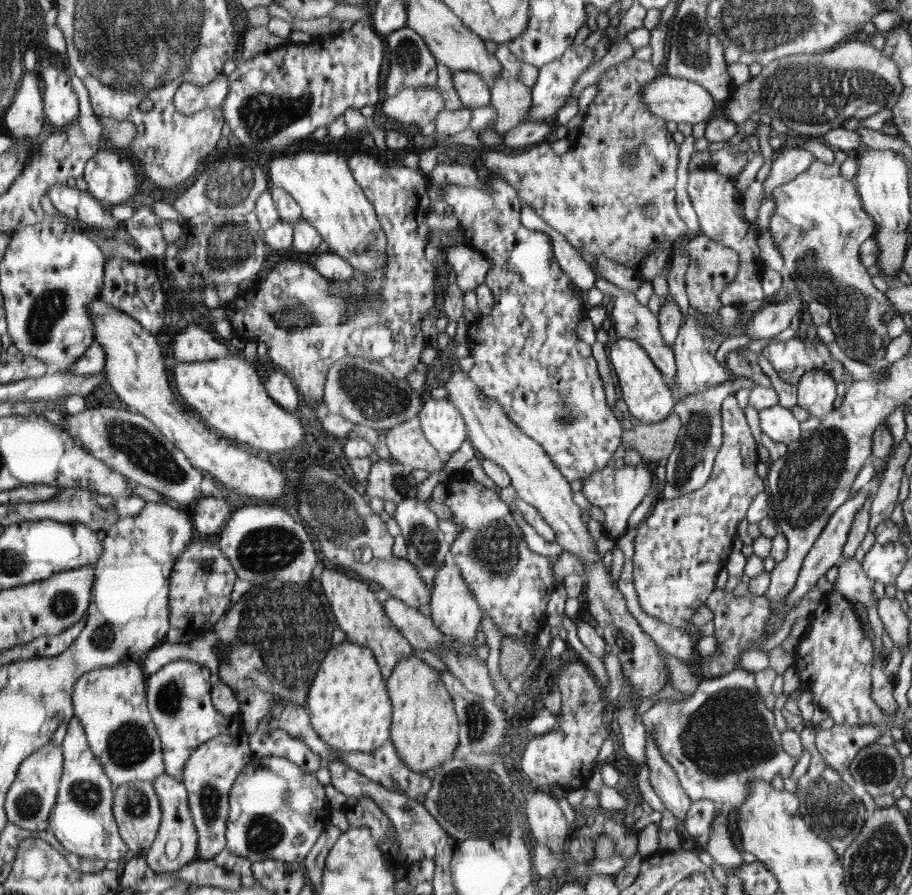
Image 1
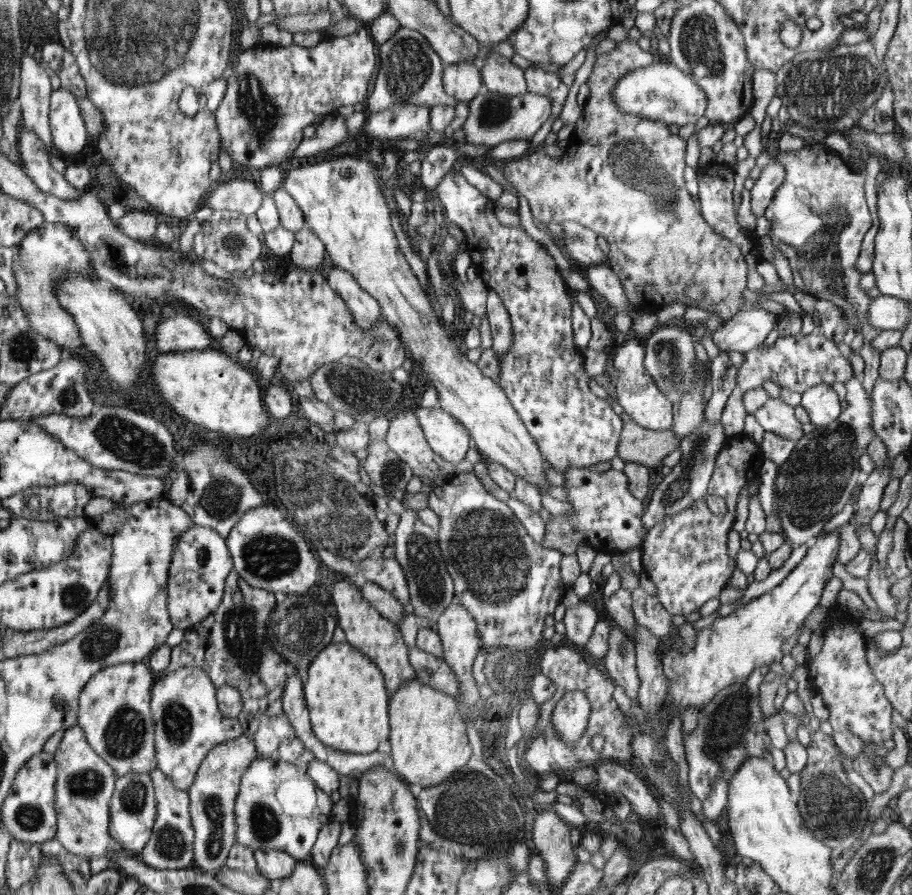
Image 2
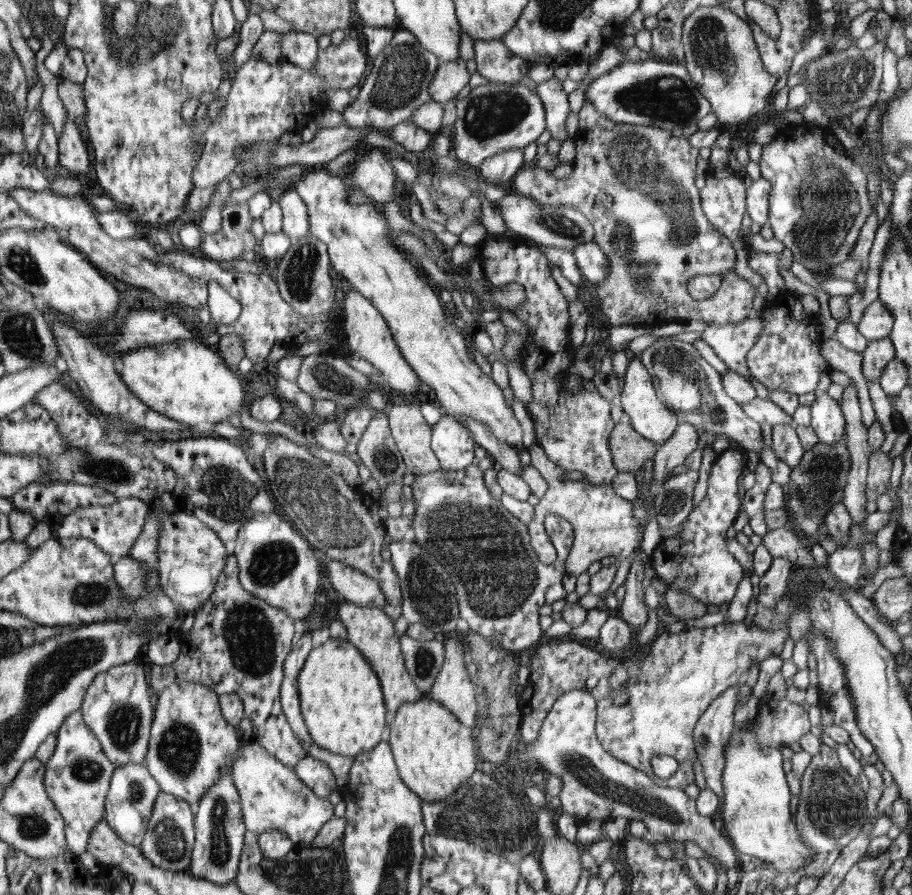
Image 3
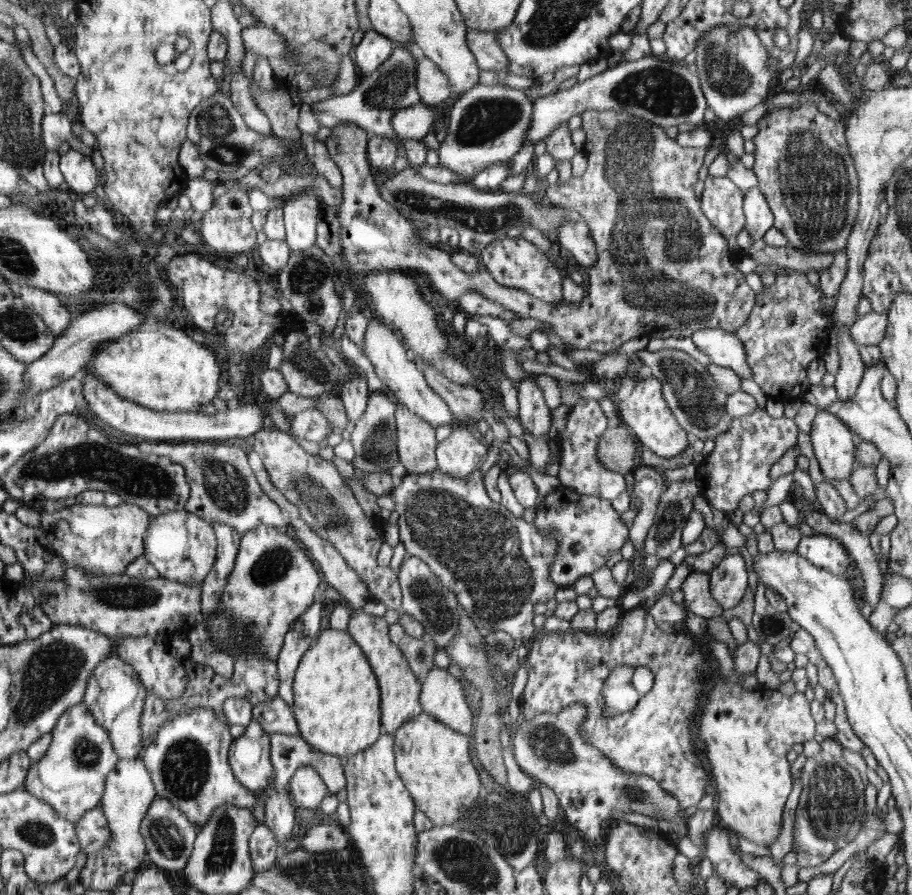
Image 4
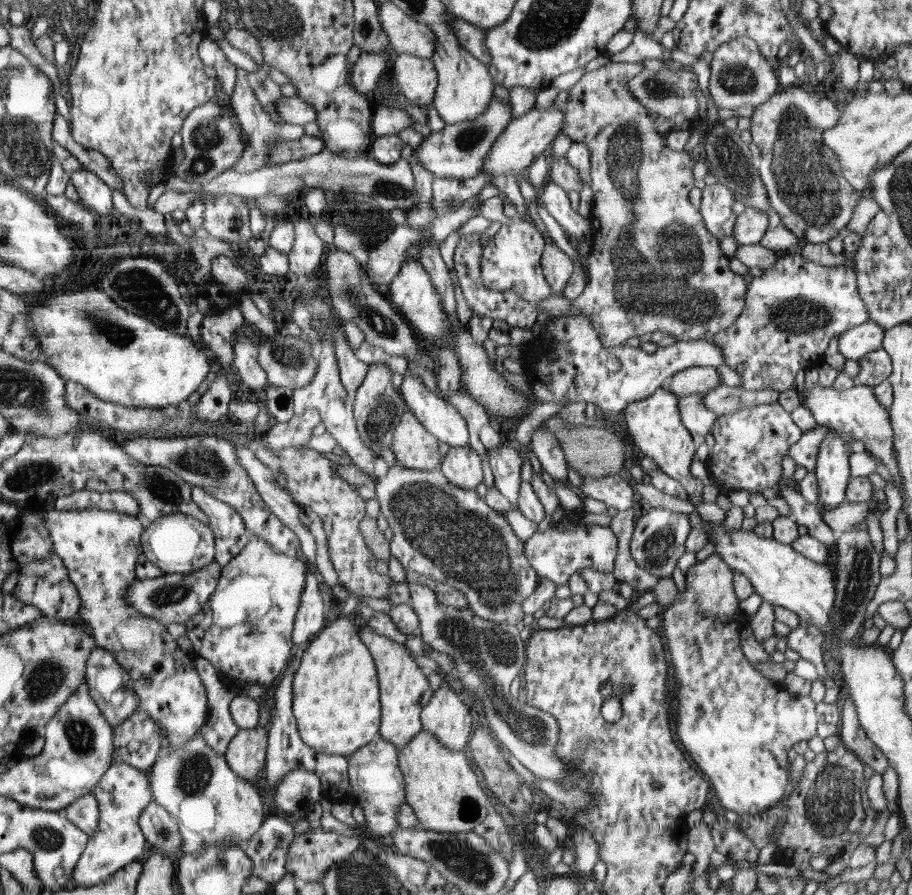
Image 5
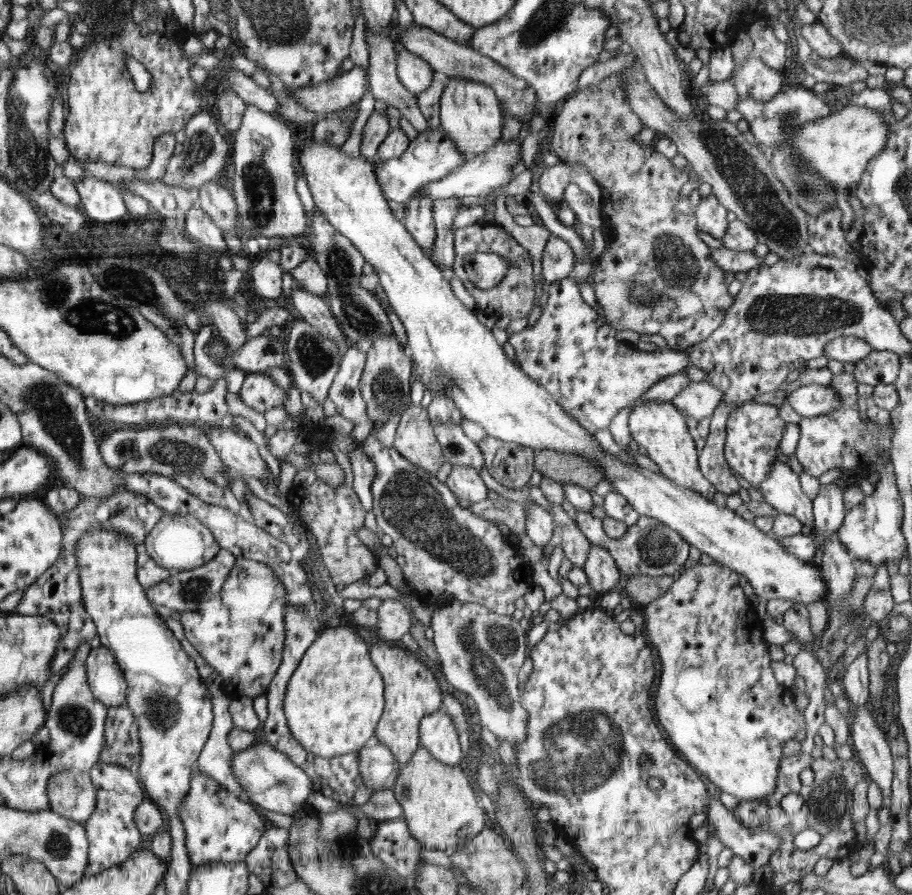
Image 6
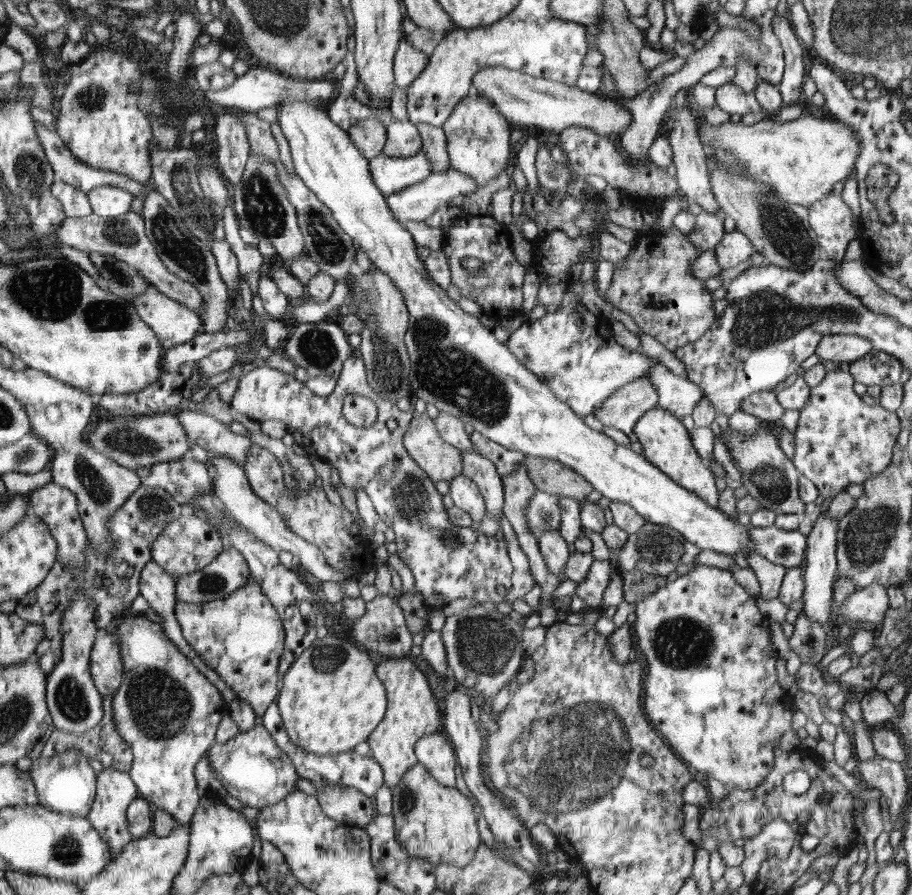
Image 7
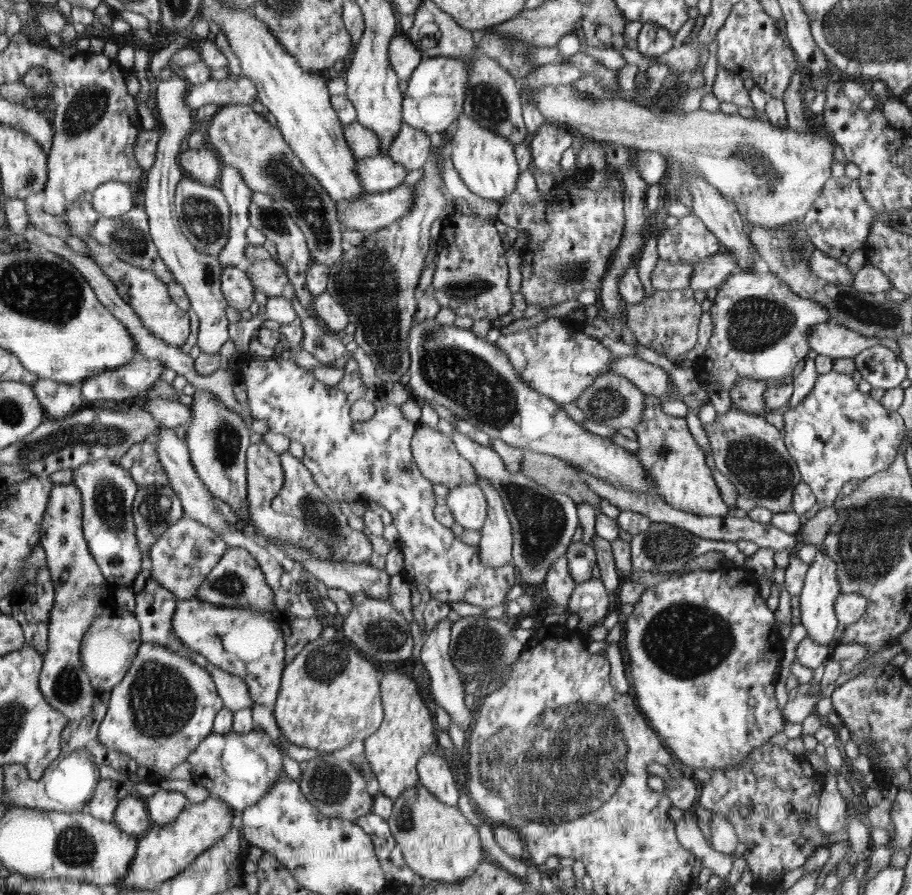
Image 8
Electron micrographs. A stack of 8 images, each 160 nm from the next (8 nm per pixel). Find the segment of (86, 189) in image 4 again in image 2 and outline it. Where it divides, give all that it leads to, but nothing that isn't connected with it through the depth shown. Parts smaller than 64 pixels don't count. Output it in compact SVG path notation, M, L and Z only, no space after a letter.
M64 86L51 92L49 124L54 147L60 156L77 158L86 145L89 132L77 96Z

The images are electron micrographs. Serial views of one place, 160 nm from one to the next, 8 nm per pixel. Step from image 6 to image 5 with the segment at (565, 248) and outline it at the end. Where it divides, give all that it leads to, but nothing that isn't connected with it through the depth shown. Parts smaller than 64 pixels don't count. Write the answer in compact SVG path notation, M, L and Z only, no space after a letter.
M548 239L542 254L543 274L552 290L561 294L574 274L574 264L570 256Z

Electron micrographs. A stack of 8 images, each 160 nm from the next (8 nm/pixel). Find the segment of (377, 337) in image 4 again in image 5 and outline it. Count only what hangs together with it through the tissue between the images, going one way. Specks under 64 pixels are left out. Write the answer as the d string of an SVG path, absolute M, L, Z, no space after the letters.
M409 369L399 386L399 393L408 403L408 408L437 439L450 447L467 447L468 427L457 409L444 399L437 397L422 383L418 374Z

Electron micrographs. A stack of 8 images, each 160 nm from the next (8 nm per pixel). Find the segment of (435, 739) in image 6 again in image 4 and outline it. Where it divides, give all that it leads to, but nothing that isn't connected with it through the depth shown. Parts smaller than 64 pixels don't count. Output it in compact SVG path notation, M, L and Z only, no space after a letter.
M435 666L424 679L422 701L429 715L460 734L468 734L472 730L472 710L466 704L460 681Z

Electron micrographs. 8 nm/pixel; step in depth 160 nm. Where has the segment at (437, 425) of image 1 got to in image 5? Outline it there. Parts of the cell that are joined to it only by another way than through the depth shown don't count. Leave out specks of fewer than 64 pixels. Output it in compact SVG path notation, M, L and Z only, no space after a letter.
M450 447L441 466L448 480L465 489L477 488L482 482L482 462L476 450L467 447Z

